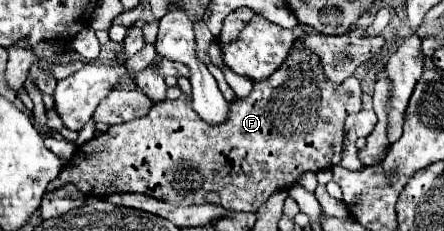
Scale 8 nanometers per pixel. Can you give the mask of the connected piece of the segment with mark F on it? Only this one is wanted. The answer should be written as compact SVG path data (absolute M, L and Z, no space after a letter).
M301 39L293 45L289 57L277 69L277 75L255 83L247 97L235 97L229 101L229 117L221 125L201 121L191 107L191 97L185 93L175 101L165 99L153 105L145 117L113 125L105 133L93 137L89 143L77 147L73 159L65 163L57 181L49 183L47 191L53 191L65 183L75 183L83 193L97 197L103 197L105 193L129 191L145 193L175 205L217 203L225 209L255 213L269 195L293 187L303 173L331 169L341 161L345 137L343 123L349 113L361 111L361 95L363 91L357 77L349 77L341 85L333 85L333 81L325 77L317 53L309 53Z

